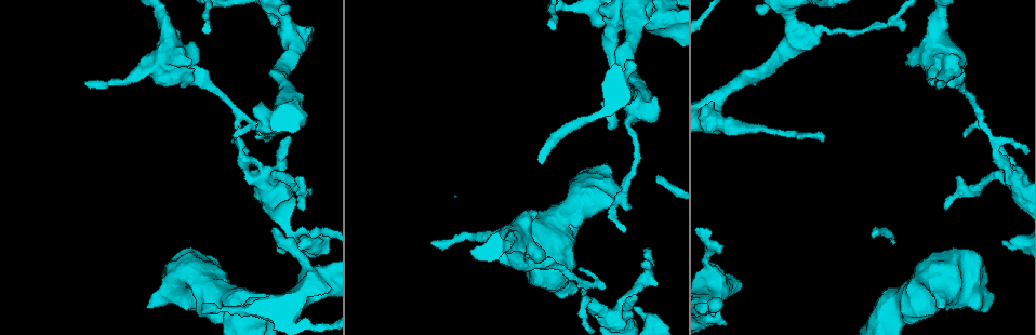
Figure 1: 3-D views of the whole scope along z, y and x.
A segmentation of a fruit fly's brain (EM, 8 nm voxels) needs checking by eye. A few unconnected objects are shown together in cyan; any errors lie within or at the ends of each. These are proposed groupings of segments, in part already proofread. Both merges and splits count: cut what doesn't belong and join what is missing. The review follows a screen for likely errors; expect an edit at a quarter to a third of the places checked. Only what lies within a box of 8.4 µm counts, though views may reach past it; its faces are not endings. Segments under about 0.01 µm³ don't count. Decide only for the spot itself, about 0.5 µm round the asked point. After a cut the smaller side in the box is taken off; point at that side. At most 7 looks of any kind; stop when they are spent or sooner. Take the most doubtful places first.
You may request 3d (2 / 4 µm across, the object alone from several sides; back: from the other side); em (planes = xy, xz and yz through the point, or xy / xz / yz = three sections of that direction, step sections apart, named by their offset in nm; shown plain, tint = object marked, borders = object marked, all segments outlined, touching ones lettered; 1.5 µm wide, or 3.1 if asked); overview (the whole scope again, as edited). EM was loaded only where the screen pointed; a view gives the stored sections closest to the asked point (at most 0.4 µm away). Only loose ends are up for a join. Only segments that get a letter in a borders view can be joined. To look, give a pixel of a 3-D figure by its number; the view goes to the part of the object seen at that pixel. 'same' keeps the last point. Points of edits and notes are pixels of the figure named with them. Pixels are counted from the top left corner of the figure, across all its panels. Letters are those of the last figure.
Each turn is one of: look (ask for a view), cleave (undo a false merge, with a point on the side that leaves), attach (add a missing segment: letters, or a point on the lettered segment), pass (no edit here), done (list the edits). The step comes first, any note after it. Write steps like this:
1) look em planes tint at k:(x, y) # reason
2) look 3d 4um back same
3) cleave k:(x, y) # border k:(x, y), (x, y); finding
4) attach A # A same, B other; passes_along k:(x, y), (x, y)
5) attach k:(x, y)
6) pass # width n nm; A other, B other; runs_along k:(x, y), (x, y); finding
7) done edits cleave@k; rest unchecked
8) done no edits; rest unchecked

look em yz step 8 borders at 1:(1001, 240) # free end

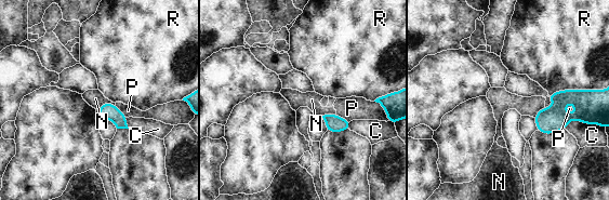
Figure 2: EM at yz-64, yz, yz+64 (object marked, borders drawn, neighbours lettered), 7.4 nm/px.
pass # longest_contact R 220 nm; C other, N other, P other, R other; border 2:(578, 89), (563, 89), (548, 95); no lettered segment goes on from it

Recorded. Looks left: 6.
look 3d 4um at 1:(609, 128) # free end

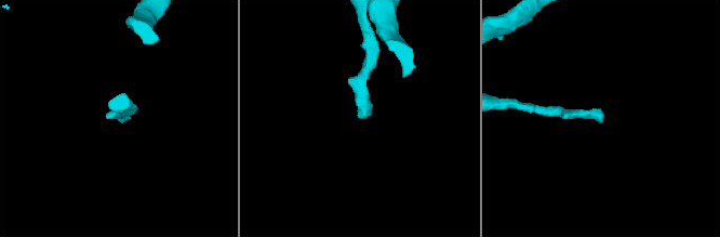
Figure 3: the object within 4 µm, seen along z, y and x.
look em planes borders at 3:(602, 115)

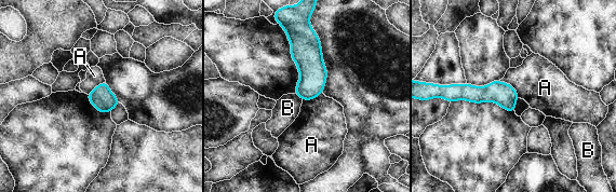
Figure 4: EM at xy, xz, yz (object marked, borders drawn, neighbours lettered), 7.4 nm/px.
pass # longest_contact A 200 nm; A other, B other; runs_along 4:(450, 91), (516, 96); no lettered segment goes on from it

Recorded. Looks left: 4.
look em xy step 8 borders at 1:(588, 303)

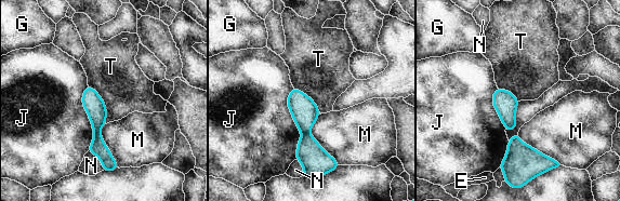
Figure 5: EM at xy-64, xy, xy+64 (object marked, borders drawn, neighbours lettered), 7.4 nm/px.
cleave 5:(316, 162) # width 160 nm; E other, G other, J other, M other, N other, T other; border 5:(310, 132), (302, 135); a second neuron is stuck on

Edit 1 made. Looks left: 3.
done edits cleave@5; rest unchecked

